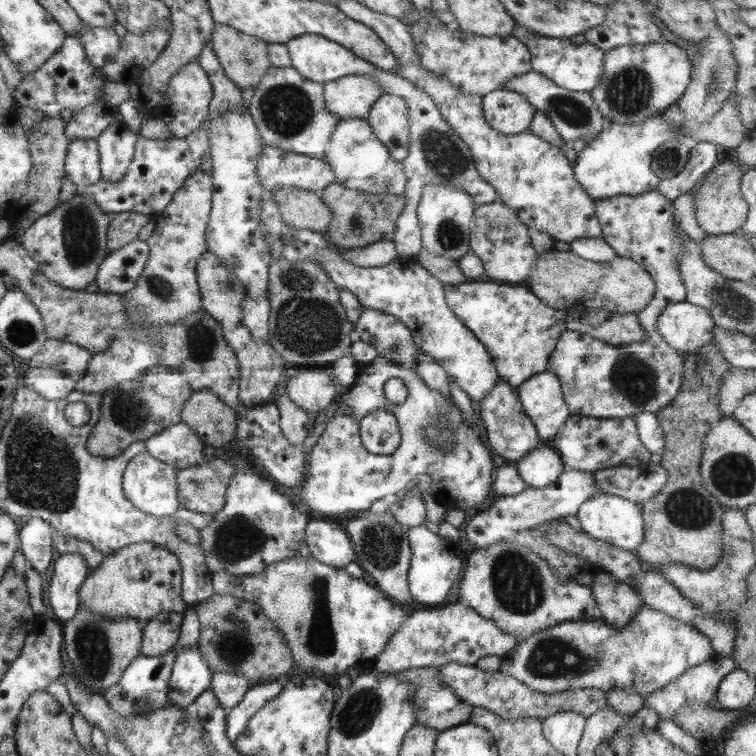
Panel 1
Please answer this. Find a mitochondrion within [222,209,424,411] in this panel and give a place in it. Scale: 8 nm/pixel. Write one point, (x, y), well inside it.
(305, 323)

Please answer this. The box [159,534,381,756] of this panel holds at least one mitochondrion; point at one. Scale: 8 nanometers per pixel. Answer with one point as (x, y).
(320, 640)

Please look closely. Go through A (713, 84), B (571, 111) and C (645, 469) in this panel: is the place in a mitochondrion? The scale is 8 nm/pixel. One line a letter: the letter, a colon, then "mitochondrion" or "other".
A: mitochondrion
B: mitochondrion
C: other

